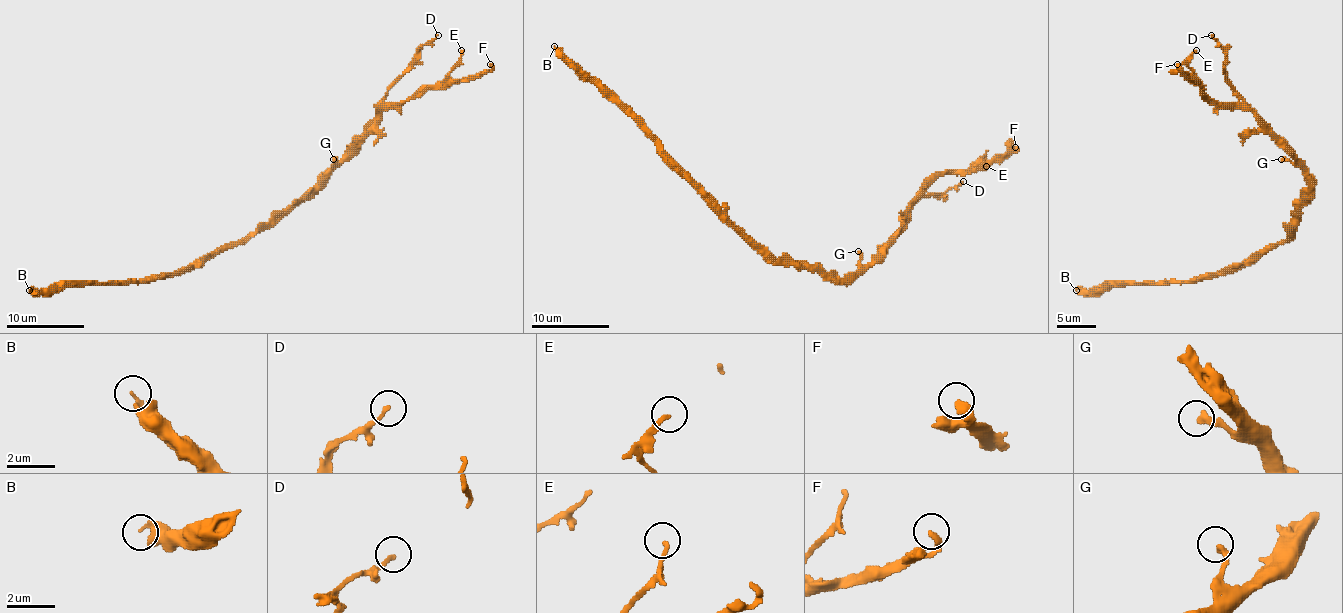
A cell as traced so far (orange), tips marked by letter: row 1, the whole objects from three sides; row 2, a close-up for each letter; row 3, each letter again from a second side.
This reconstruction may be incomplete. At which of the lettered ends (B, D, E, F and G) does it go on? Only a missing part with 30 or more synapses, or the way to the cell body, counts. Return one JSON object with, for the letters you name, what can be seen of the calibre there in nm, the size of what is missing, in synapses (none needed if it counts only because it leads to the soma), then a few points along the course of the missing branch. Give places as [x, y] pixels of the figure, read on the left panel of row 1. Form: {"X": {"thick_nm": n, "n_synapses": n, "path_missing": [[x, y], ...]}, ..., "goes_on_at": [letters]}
{"F": {"thick_nm": 280, "n_synapses": 60}, "goes_on_at": ["F"]}

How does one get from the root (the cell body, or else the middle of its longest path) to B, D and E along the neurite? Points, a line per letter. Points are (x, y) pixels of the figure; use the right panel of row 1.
B: (1295, 225), (1285, 240), (1266, 246), (1246, 261), (1190, 281), (1105, 283), (1095, 288), (1076, 290)
D: (1295, 225), (1295, 207), (1308, 186), (1306, 168), (1227, 79), (1225, 52), (1211, 35)
E: (1295, 225), (1295, 207), (1308, 186), (1306, 168), (1250, 110), (1223, 108), (1204, 91), (1188, 66), (1196, 50)

